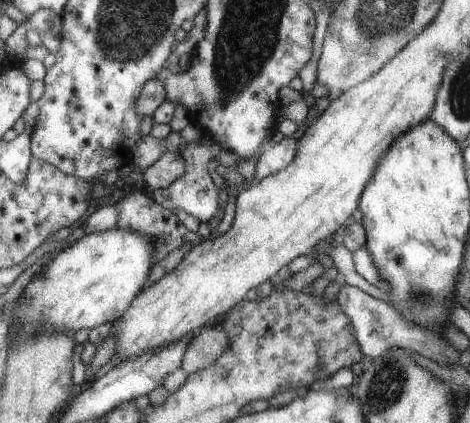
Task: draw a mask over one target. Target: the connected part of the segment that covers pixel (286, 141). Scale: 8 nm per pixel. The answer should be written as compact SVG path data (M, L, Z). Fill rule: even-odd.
M282 137L273 146L268 146L255 162L254 182L282 170L293 160L295 152L296 140L291 137Z

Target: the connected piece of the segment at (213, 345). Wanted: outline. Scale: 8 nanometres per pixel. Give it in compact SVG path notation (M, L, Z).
M220 324L213 326L203 326L197 330L197 334L191 338L189 346L185 346L185 352L181 356L181 366L186 374L192 374L197 370L203 370L215 362L215 358L227 349L226 331Z

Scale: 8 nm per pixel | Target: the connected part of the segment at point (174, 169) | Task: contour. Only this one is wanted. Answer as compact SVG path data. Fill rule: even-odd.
M165 152L159 156L141 175L147 185L154 191L166 188L172 184L185 170L185 160L181 153Z

